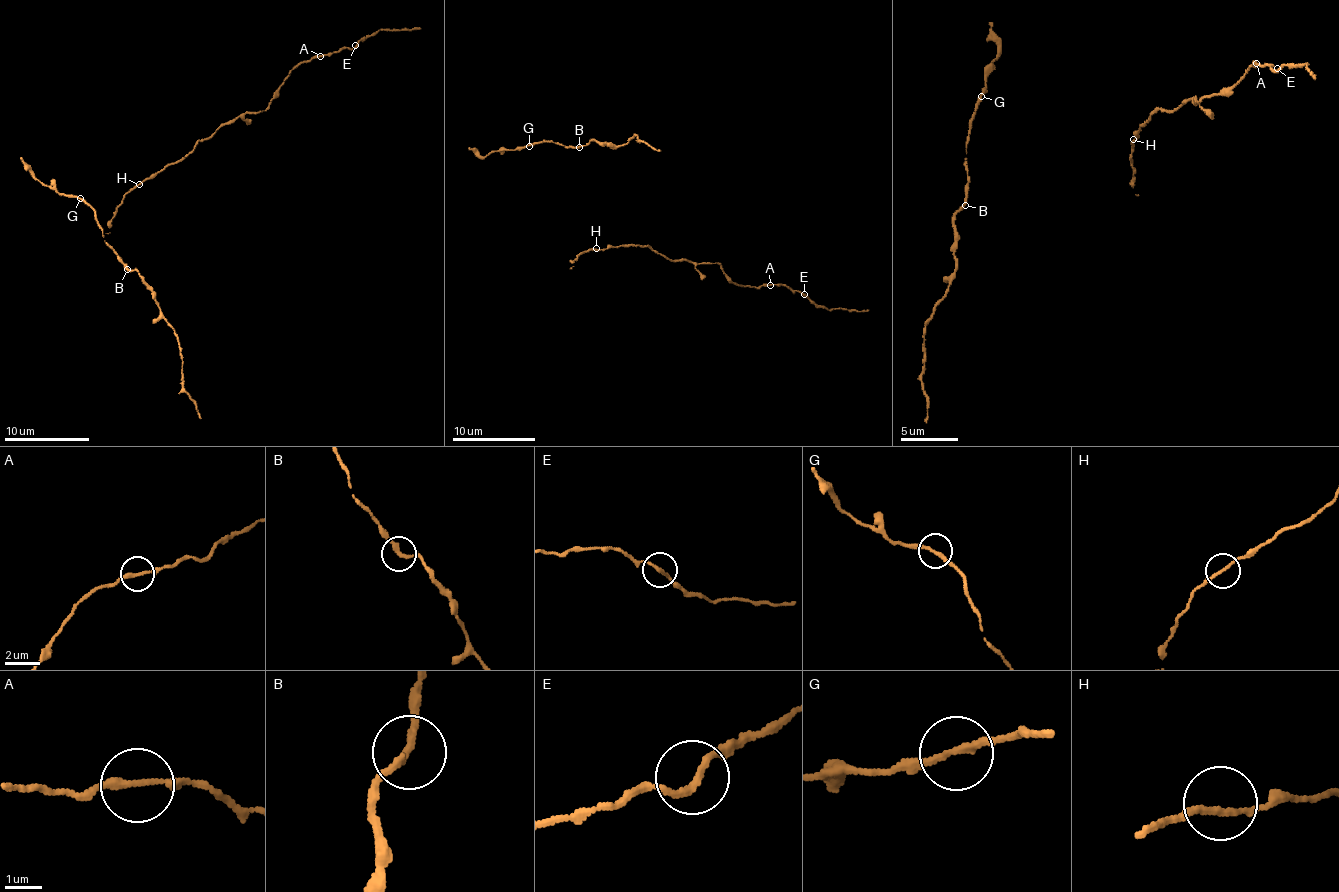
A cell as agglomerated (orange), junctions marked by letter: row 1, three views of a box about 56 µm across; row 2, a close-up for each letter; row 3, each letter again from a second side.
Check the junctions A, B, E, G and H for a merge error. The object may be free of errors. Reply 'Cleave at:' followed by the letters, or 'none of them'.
Cleave at: none of them

